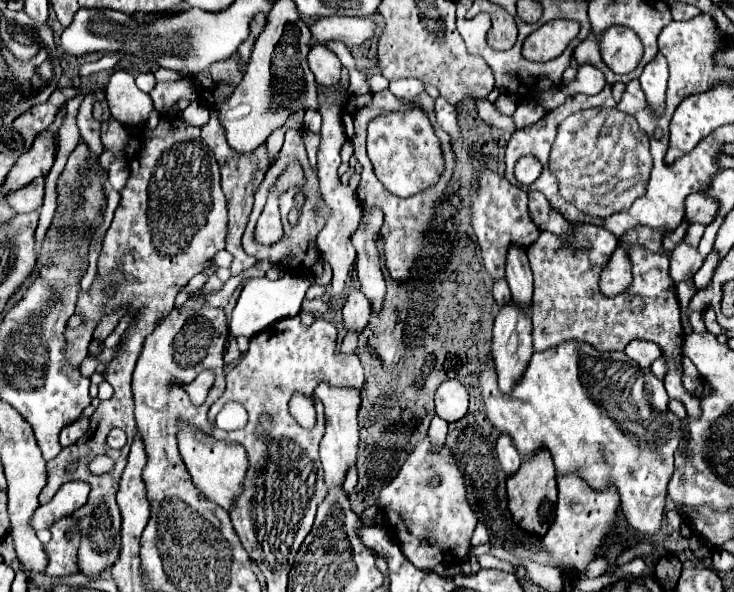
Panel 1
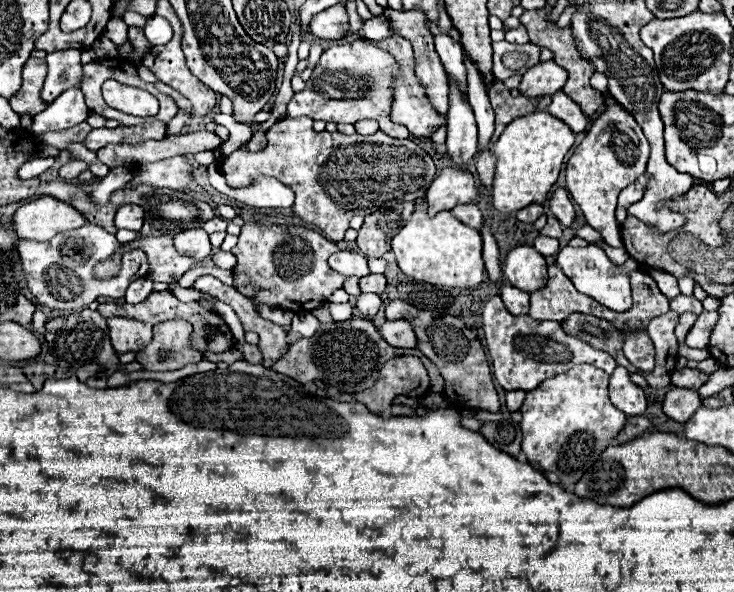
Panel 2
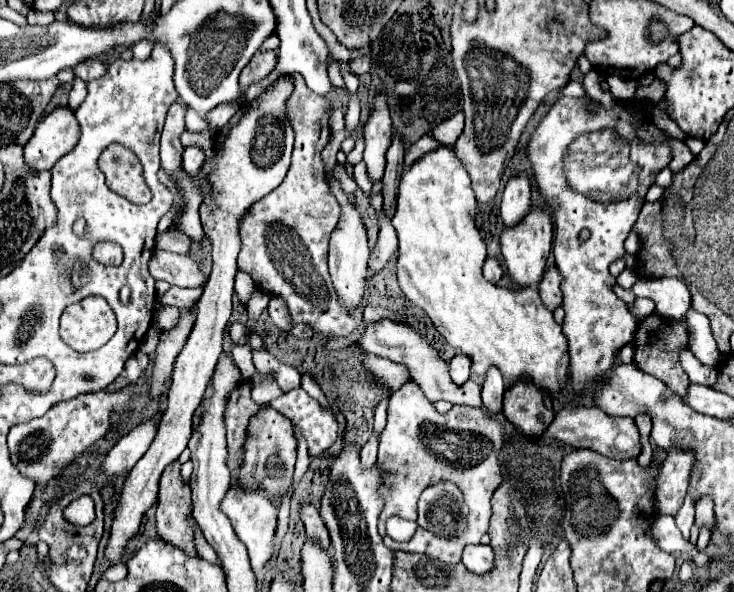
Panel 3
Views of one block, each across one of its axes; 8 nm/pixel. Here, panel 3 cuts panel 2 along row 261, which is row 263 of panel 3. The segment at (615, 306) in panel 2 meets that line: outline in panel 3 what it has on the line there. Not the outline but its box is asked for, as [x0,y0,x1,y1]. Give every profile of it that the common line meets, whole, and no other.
[528,96,672,392]

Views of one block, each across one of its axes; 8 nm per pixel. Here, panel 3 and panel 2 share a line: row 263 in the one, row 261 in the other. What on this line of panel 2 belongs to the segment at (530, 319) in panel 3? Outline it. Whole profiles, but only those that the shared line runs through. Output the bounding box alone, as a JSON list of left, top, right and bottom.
[391,200,484,288]

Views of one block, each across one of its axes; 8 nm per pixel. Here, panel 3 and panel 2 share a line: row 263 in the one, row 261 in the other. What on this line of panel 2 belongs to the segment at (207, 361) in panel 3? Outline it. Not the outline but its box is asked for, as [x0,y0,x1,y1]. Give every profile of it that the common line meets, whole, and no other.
[212,252,236,270]

